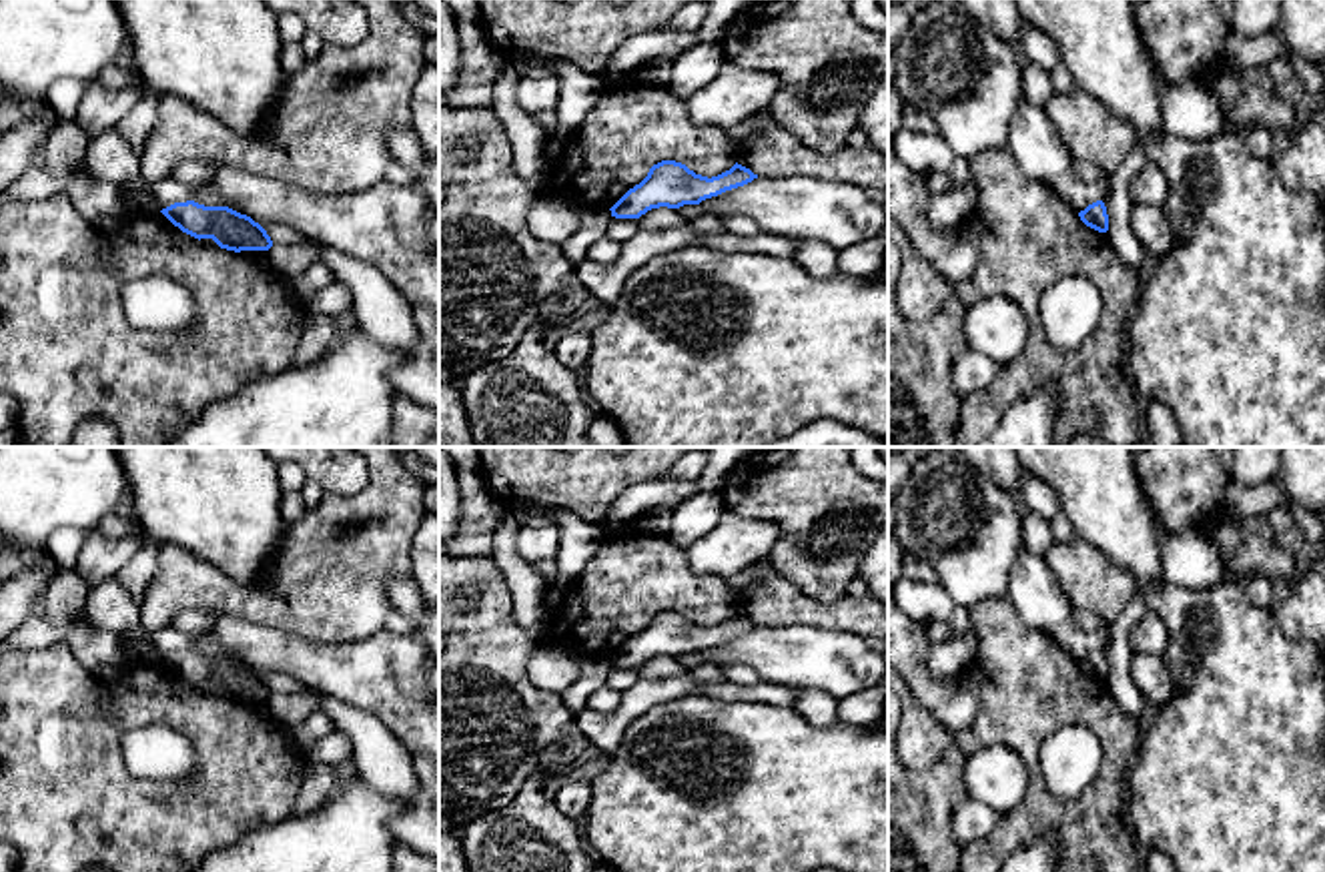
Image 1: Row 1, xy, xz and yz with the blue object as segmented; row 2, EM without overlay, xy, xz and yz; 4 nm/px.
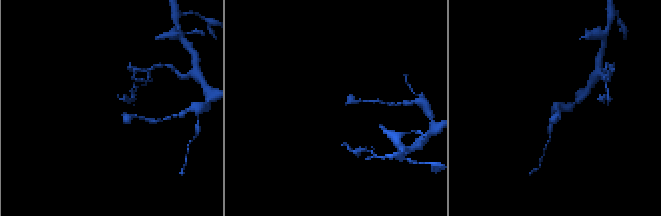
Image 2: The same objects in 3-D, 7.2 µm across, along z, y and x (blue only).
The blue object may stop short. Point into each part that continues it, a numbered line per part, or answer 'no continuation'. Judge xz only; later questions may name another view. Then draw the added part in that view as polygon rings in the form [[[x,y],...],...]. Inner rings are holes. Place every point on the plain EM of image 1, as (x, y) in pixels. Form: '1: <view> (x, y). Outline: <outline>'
no continuation

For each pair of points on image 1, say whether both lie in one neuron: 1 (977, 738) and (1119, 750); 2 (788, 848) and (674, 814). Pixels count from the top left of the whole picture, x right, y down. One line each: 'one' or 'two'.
1: one
2: one

